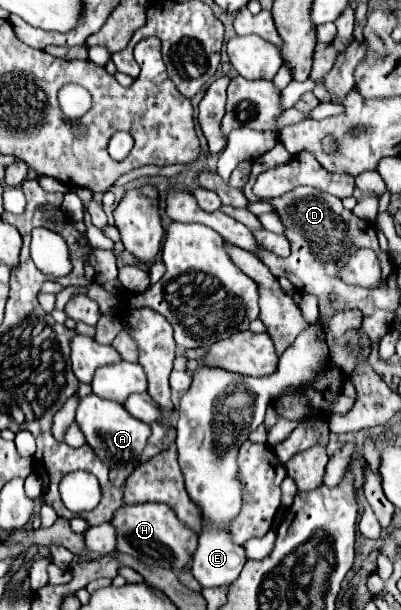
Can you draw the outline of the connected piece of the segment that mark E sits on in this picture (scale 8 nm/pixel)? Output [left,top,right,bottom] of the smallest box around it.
[176,328,326,588]

